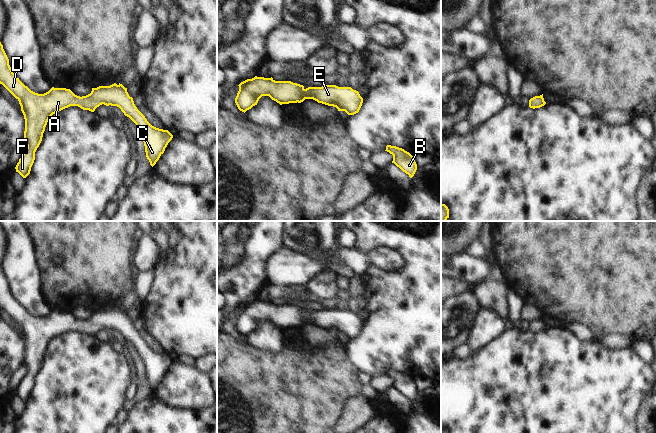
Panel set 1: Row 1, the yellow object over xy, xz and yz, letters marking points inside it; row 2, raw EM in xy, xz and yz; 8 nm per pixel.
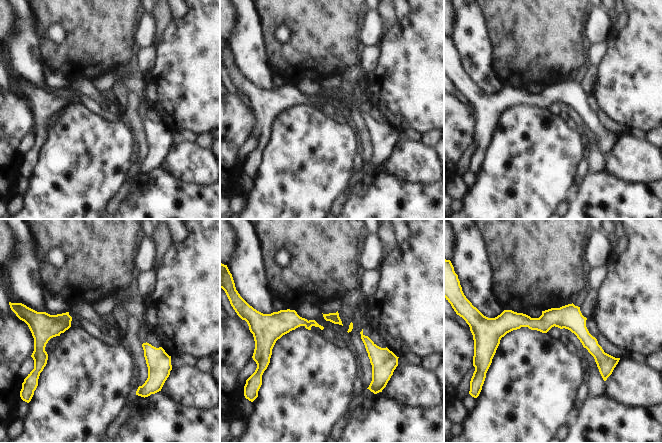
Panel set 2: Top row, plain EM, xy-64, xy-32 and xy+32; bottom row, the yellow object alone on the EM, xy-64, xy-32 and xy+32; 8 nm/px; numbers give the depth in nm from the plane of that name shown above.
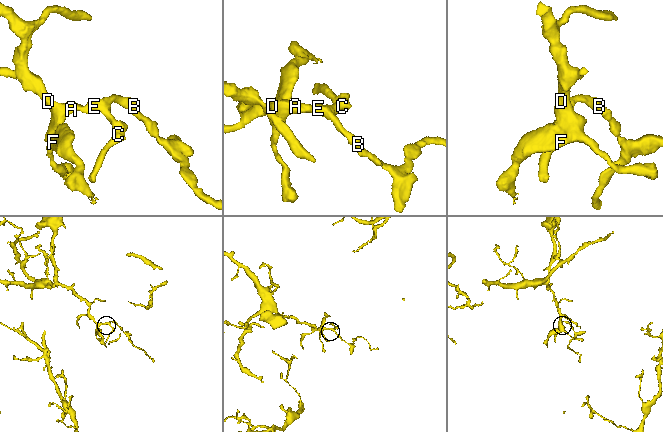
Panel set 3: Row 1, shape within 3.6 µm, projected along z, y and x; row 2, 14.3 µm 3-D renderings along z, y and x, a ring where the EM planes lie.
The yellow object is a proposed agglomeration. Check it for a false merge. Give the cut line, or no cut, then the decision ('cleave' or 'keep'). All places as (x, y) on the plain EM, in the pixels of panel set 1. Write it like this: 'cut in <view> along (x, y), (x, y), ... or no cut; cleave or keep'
no cut; keep

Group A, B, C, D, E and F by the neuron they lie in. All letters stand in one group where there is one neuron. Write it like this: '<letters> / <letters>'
A B C D E F

